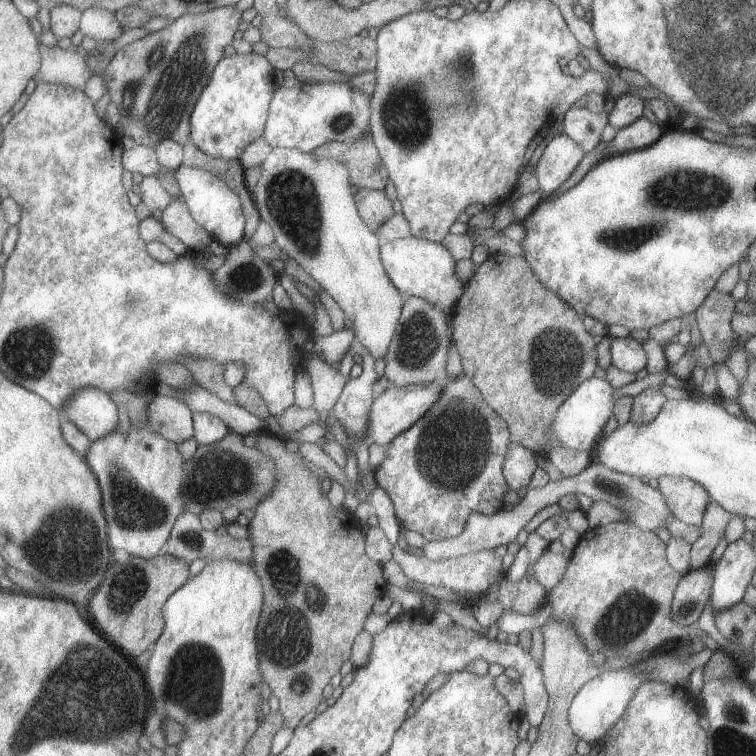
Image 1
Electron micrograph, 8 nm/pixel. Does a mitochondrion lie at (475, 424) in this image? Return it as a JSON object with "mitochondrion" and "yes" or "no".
{"mitochondrion":"yes"}

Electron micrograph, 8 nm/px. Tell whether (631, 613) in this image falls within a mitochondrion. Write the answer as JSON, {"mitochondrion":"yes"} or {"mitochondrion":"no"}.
{"mitochondrion":"yes"}

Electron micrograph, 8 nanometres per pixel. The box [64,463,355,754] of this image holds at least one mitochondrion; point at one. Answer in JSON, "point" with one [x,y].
{"point":[287,634]}

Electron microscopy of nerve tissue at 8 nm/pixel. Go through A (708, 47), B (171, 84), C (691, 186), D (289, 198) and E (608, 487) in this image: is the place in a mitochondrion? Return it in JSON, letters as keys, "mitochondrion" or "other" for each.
{"A":"mitochondrion","B":"mitochondrion","C":"mitochondrion","D":"mitochondrion","E":"mitochondrion"}

